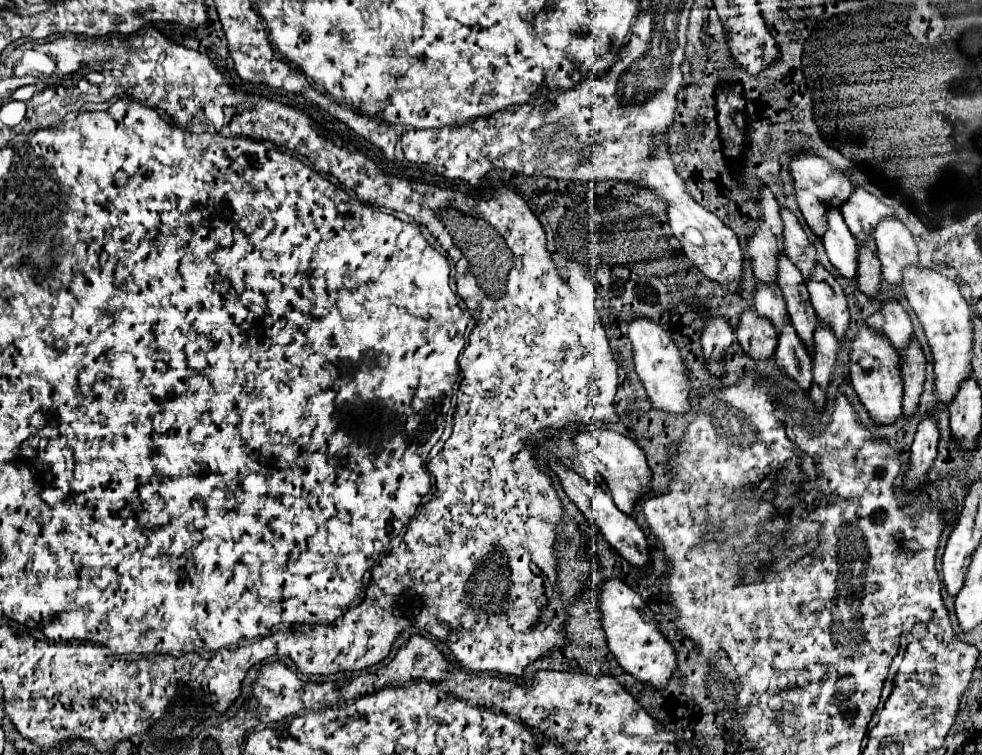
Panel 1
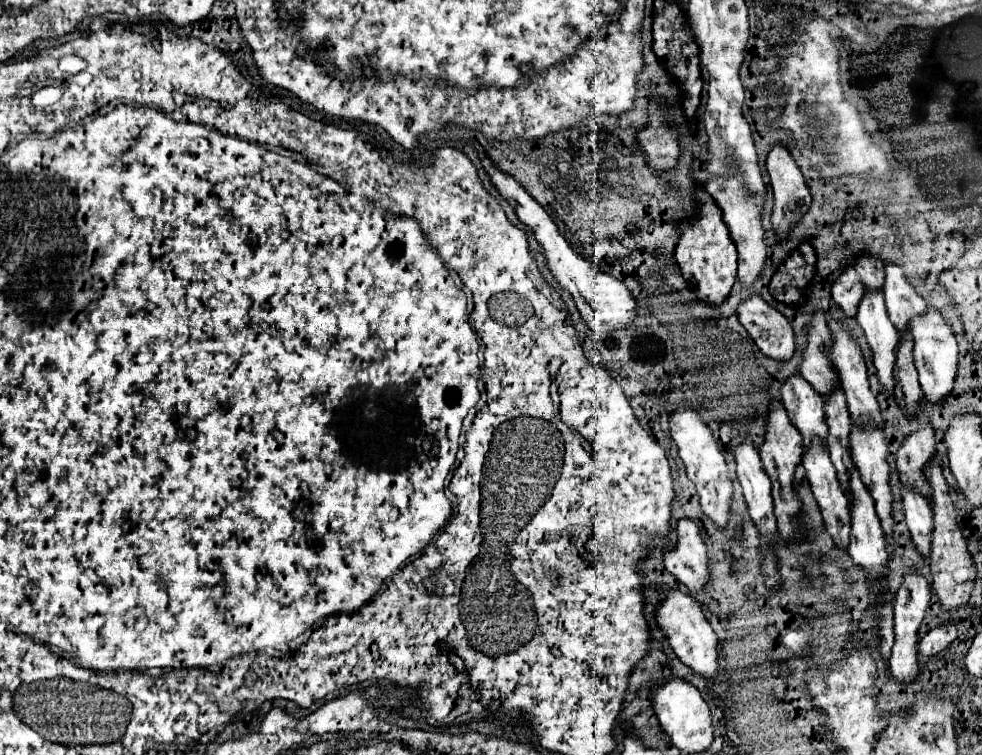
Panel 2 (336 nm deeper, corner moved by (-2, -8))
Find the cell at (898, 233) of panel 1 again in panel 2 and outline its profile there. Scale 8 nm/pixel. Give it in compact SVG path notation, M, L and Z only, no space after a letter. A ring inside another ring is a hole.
M928 308L924 316L918 316L912 320L912 338L914 338L914 360L920 374L920 386L928 402L940 404L944 402L954 388L954 378L958 372L958 344L950 330L950 326L944 322L942 314L934 308Z

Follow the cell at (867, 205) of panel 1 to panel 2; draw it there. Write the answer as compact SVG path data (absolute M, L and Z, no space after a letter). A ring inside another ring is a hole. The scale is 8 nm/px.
M886 264L886 282L884 282L884 302L892 324L900 330L910 330L912 318L924 314L926 302L920 298L914 288L906 282L902 266Z

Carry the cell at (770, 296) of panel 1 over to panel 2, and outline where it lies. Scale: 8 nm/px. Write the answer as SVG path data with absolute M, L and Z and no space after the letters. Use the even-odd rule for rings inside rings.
M792 376L782 386L782 404L796 430L800 430L804 448L808 448L814 438L826 446L828 426L824 422L824 400L802 376Z

